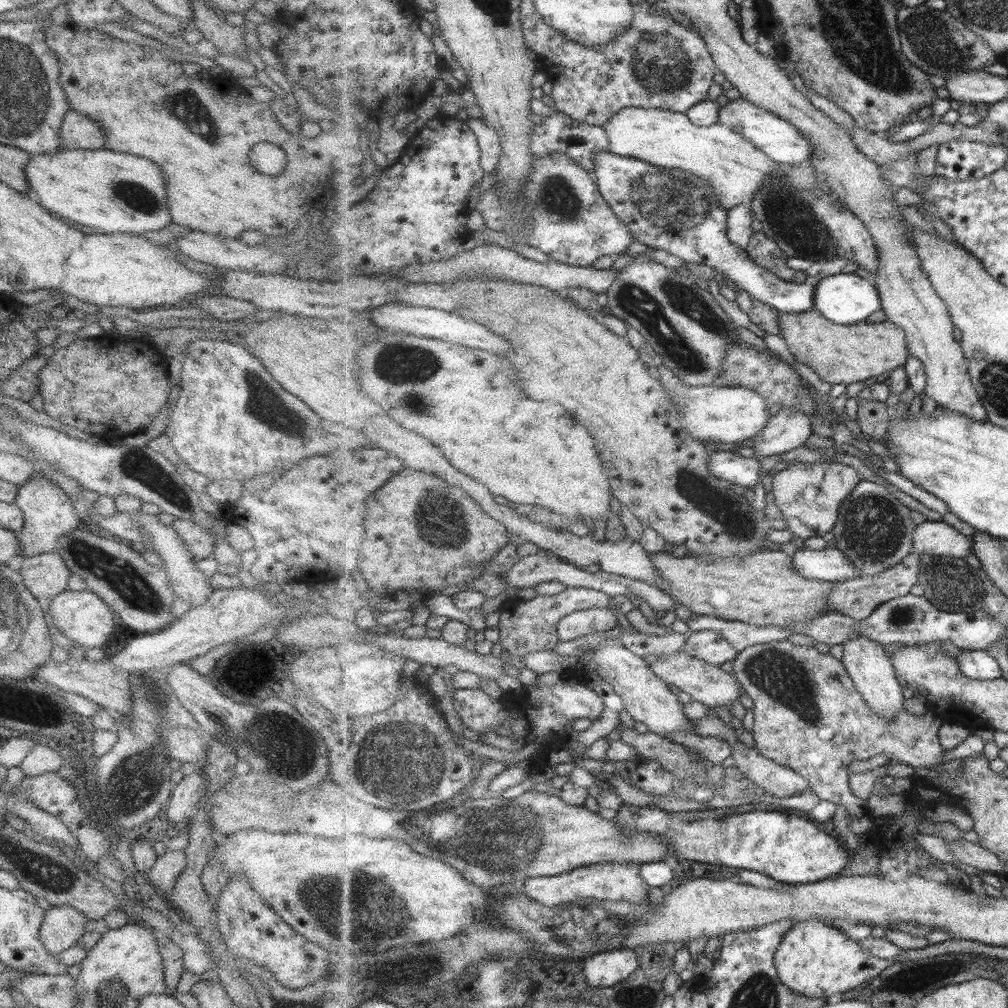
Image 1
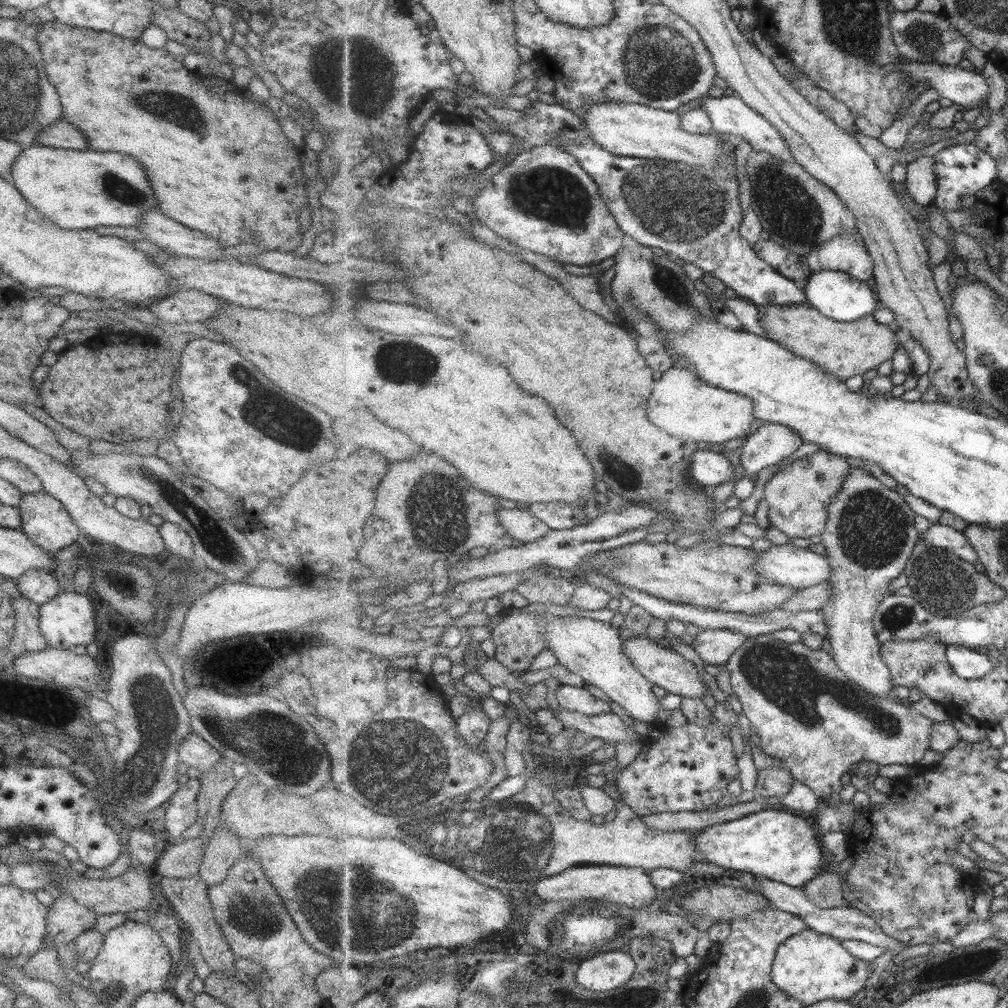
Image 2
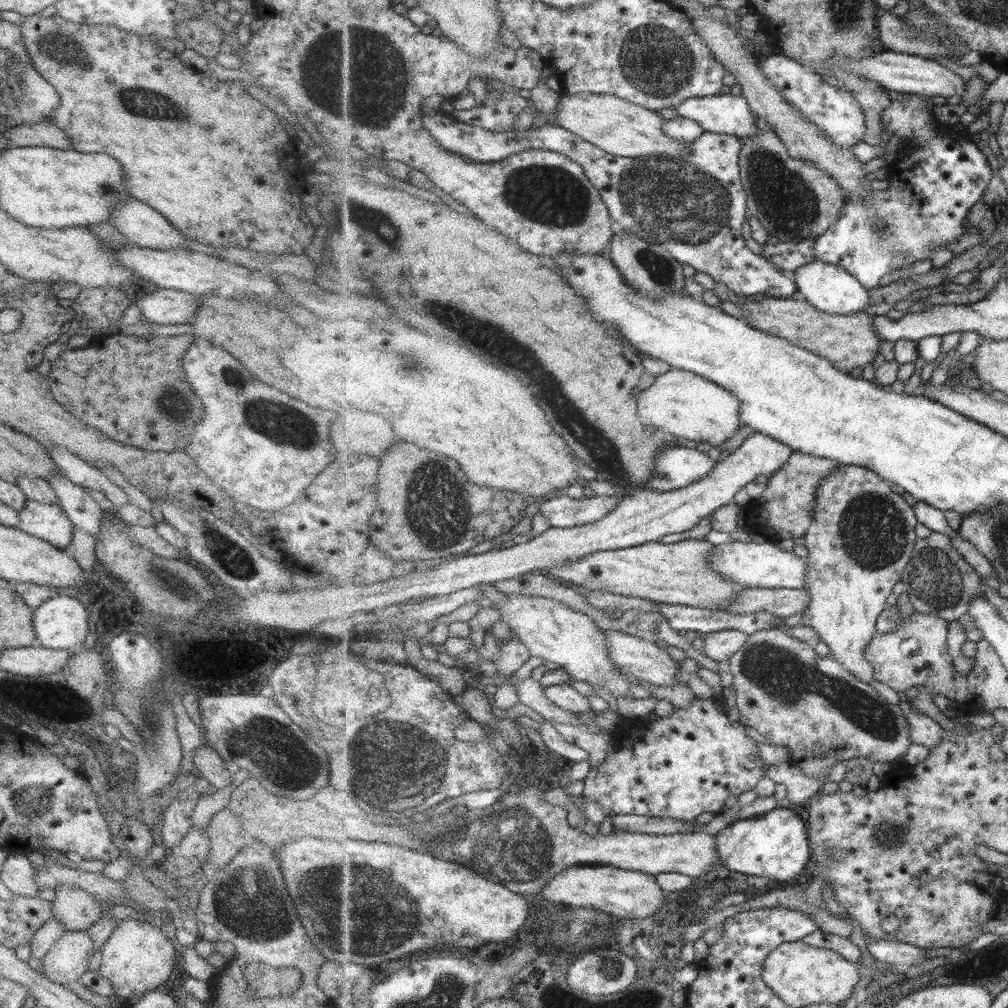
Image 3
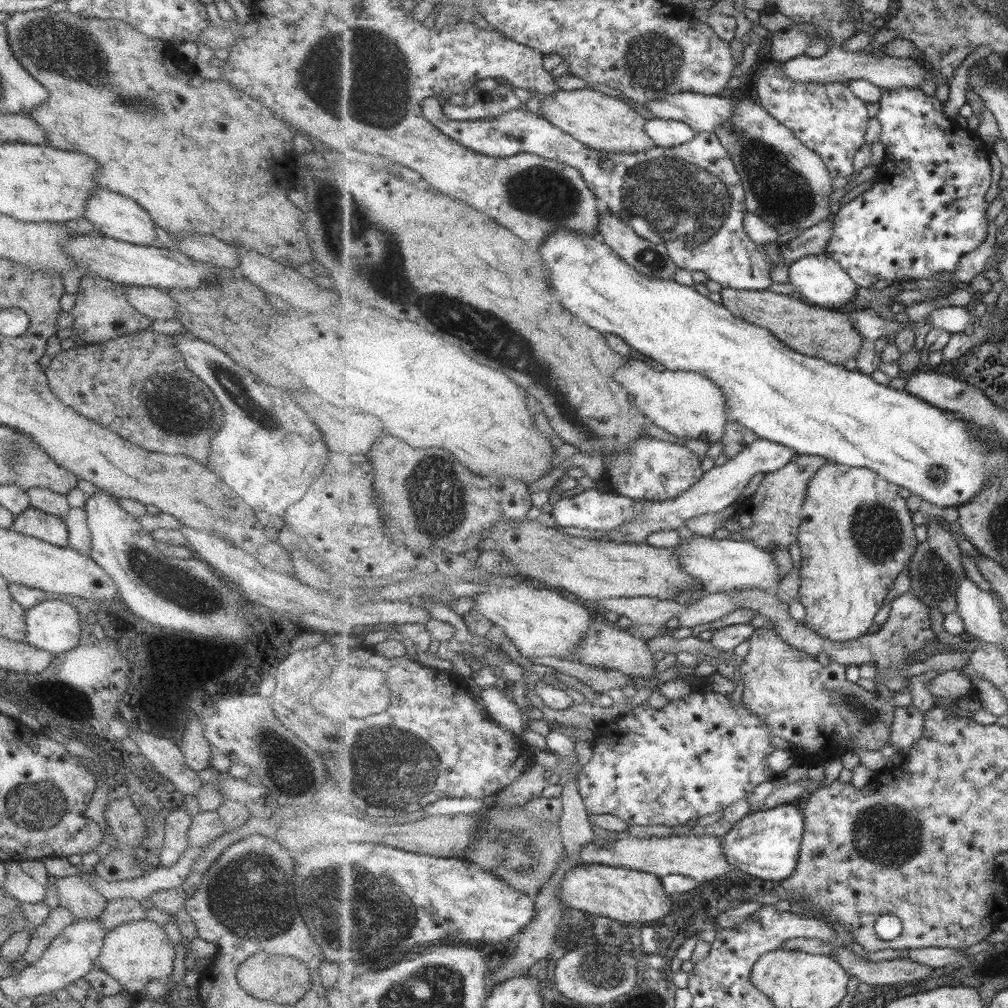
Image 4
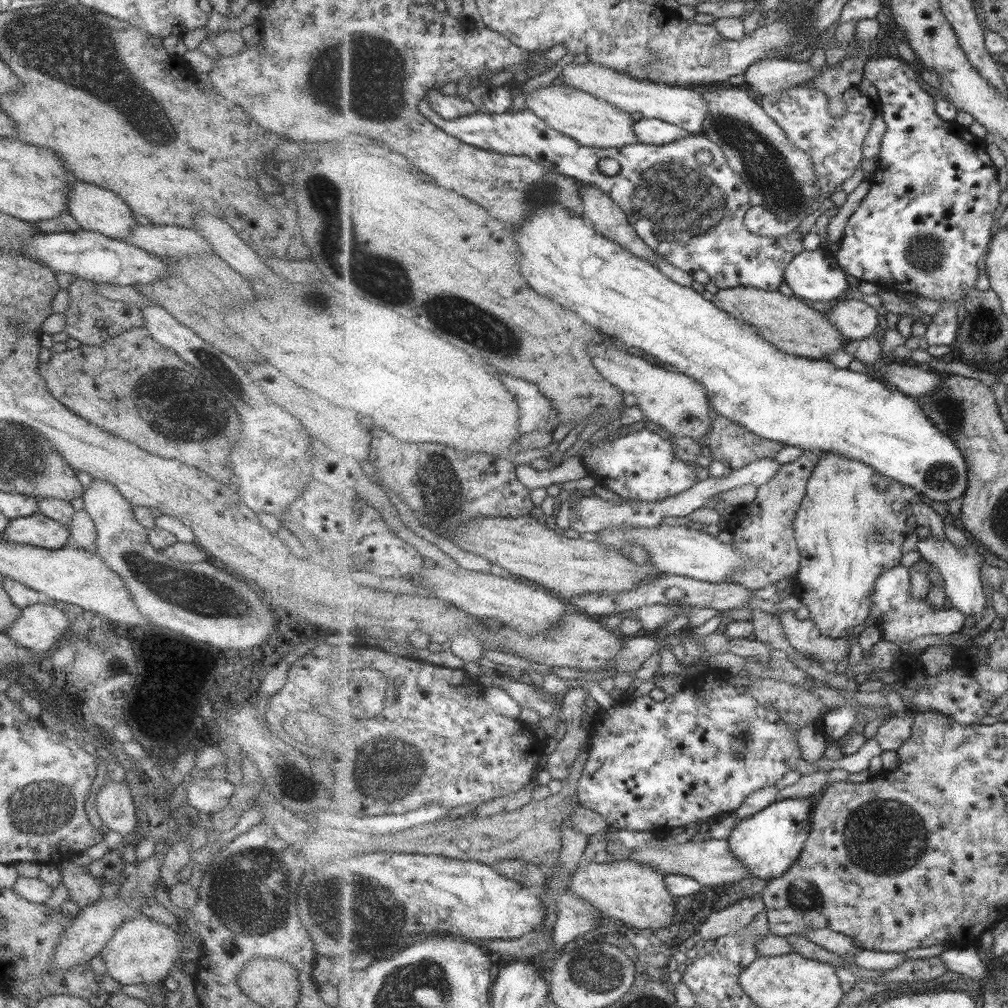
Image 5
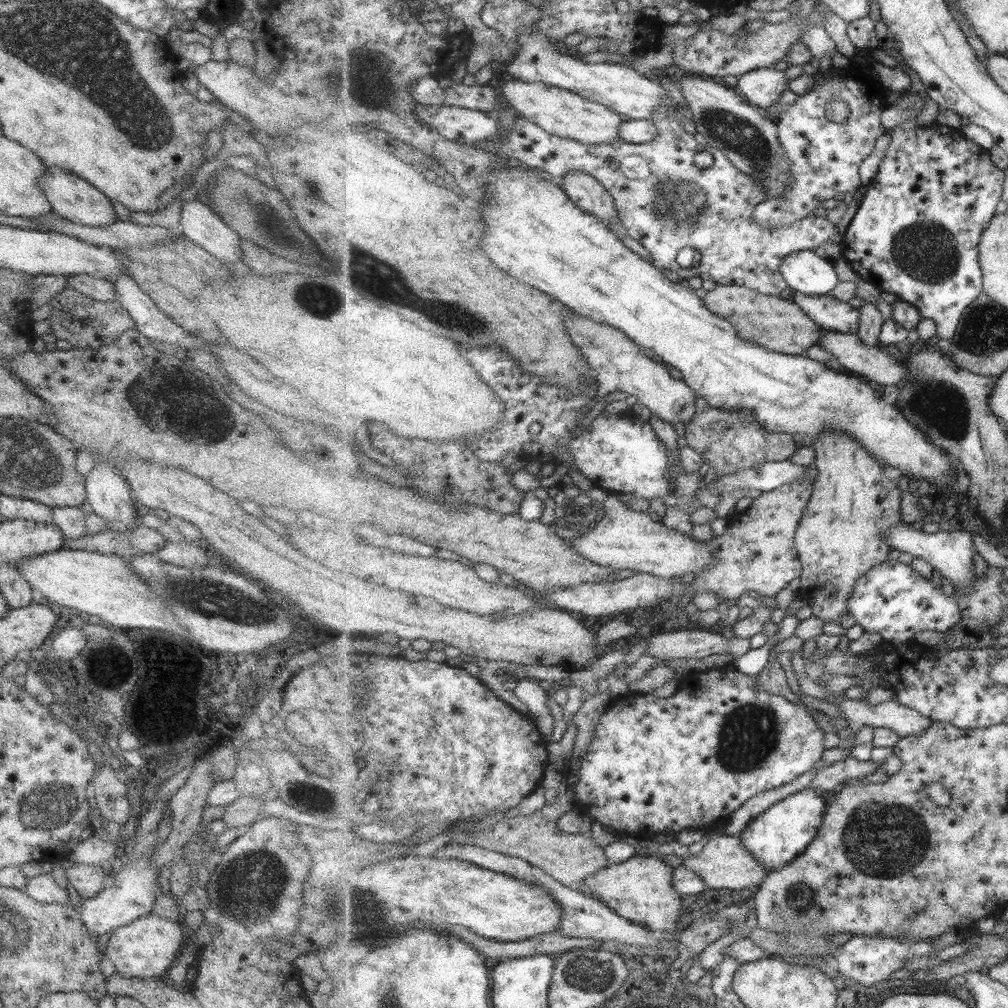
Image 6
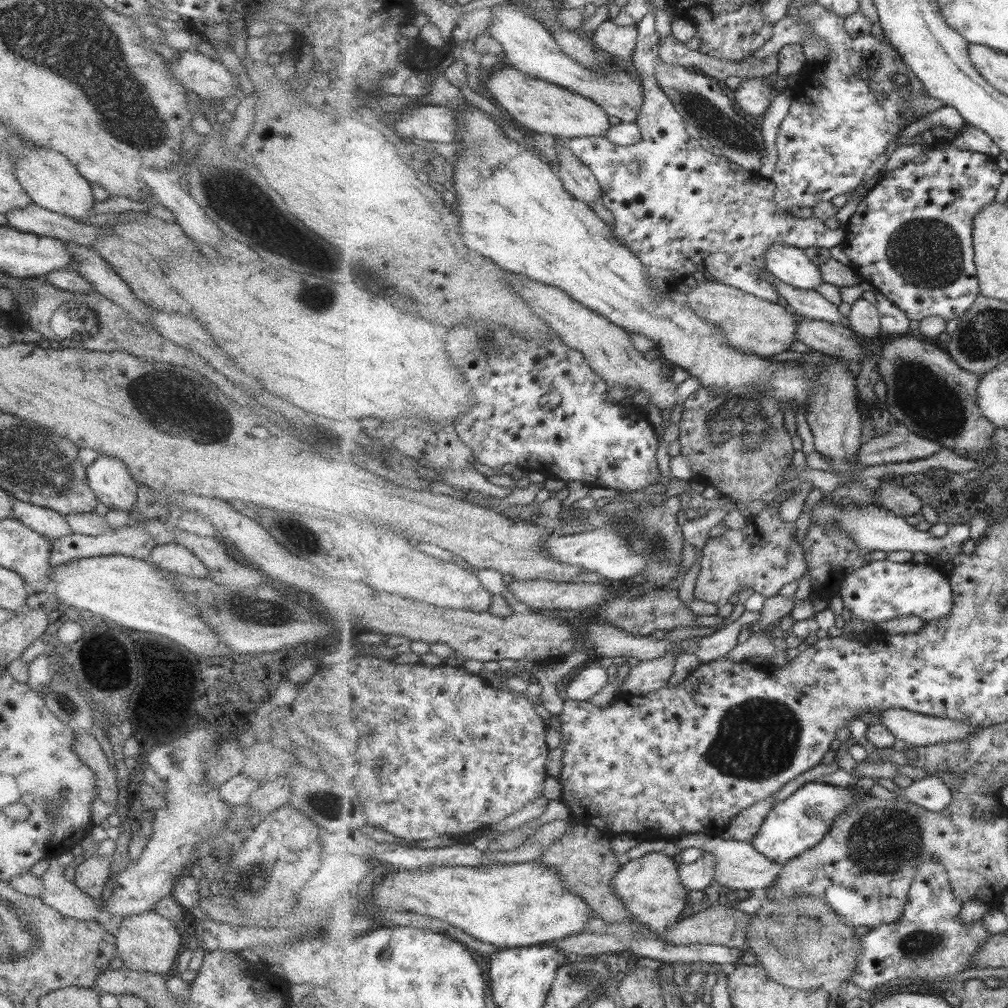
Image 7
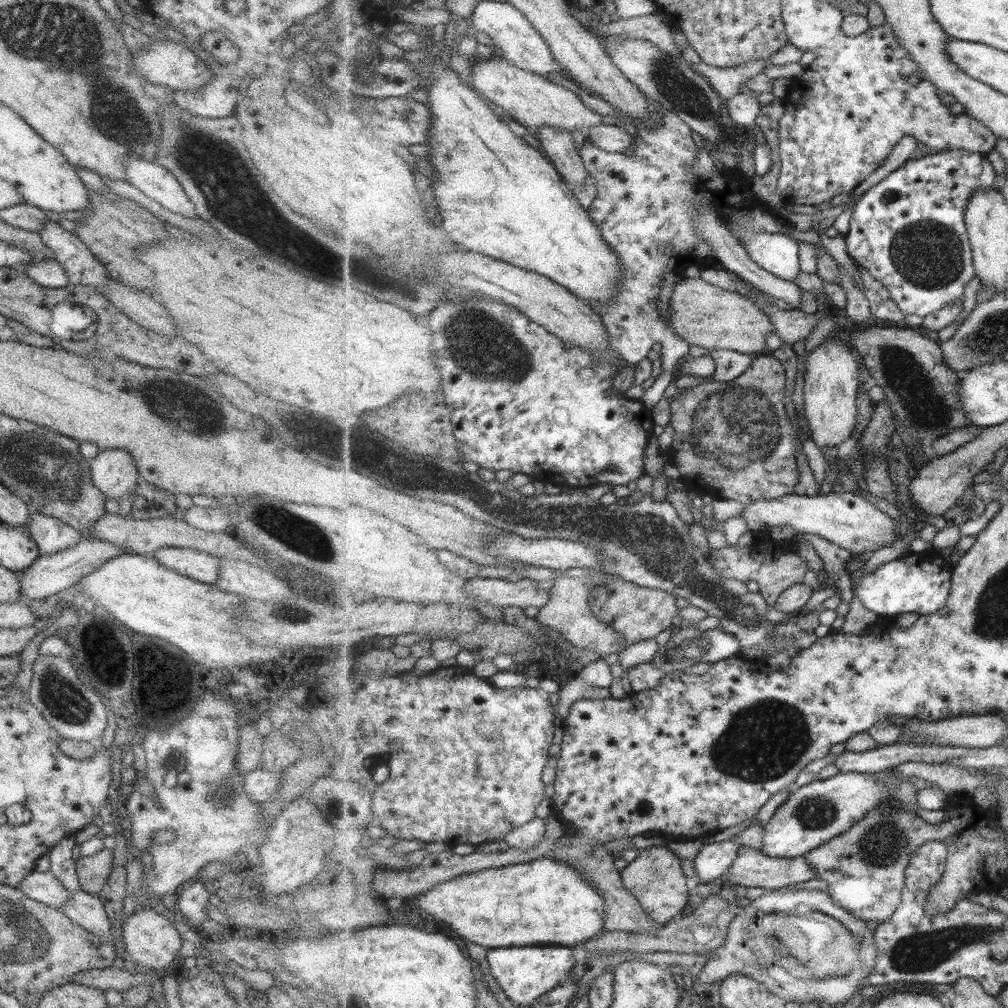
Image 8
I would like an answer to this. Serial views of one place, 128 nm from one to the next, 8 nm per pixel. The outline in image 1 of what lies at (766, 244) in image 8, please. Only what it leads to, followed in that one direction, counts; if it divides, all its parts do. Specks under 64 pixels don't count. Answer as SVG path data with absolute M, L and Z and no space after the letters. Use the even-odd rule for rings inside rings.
M855 273L834 274L816 281L814 294L815 308L829 320L840 325L856 325L867 320L877 310L883 310L880 291L871 278L861 278Z

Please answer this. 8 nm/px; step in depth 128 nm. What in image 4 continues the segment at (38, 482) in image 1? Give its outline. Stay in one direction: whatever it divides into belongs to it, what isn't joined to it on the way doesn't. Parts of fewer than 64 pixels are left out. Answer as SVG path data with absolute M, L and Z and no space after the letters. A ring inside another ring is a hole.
M31 506L14 517L10 530L43 540L53 546L68 546L68 531L64 520Z

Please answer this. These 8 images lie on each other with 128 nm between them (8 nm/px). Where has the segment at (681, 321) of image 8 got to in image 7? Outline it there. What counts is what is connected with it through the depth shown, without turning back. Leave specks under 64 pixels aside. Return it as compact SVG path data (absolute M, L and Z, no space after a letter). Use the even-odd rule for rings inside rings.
M707 280L690 288L684 300L695 314L722 330L729 346L740 348L747 354L773 356L789 350L789 346L798 340L798 315L789 306L780 306L779 303L759 298L735 286Z

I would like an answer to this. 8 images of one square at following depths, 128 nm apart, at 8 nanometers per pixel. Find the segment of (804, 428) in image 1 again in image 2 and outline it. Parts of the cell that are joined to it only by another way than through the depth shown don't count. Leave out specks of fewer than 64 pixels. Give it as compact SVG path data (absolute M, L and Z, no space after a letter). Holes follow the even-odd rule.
M763 425L743 441L742 453L736 462L737 478L759 474L767 466L777 466L793 452L797 452L803 439L789 427Z

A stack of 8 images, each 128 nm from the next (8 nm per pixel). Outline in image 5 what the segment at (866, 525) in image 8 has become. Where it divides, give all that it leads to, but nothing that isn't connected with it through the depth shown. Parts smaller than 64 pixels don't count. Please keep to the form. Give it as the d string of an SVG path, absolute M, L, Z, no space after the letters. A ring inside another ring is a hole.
M931 536L918 540L916 550L920 553L921 558L938 568L938 572L944 578L945 593L951 606L969 617L981 618L981 614L987 606L987 598L983 592L983 584L981 584L981 566L983 566L983 562L991 564L988 556L979 554L973 542L967 541L964 547L957 548L951 540L936 539Z

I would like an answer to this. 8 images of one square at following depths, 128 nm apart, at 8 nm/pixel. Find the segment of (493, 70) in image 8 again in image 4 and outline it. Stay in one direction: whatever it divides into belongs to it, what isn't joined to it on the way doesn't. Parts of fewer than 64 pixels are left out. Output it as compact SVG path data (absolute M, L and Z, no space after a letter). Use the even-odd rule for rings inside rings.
M559 89L555 94L545 95L540 112L549 122L572 134L579 142L595 150L613 153L649 150L656 146L654 139L645 132L649 119L643 118L620 99L591 89L572 91Z

